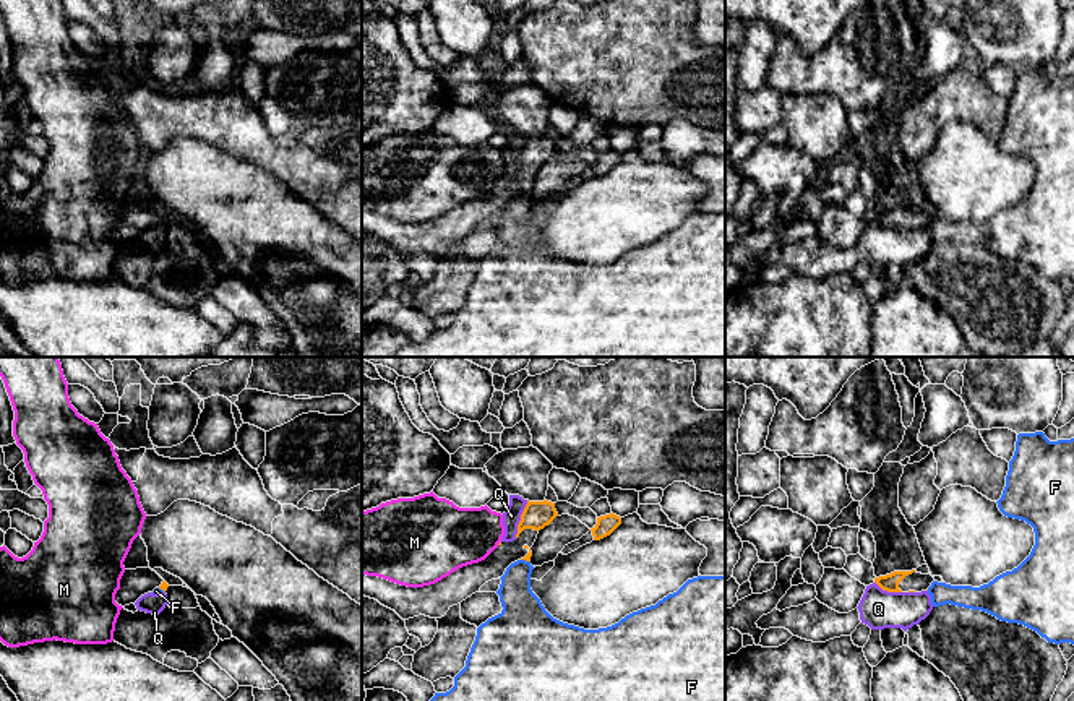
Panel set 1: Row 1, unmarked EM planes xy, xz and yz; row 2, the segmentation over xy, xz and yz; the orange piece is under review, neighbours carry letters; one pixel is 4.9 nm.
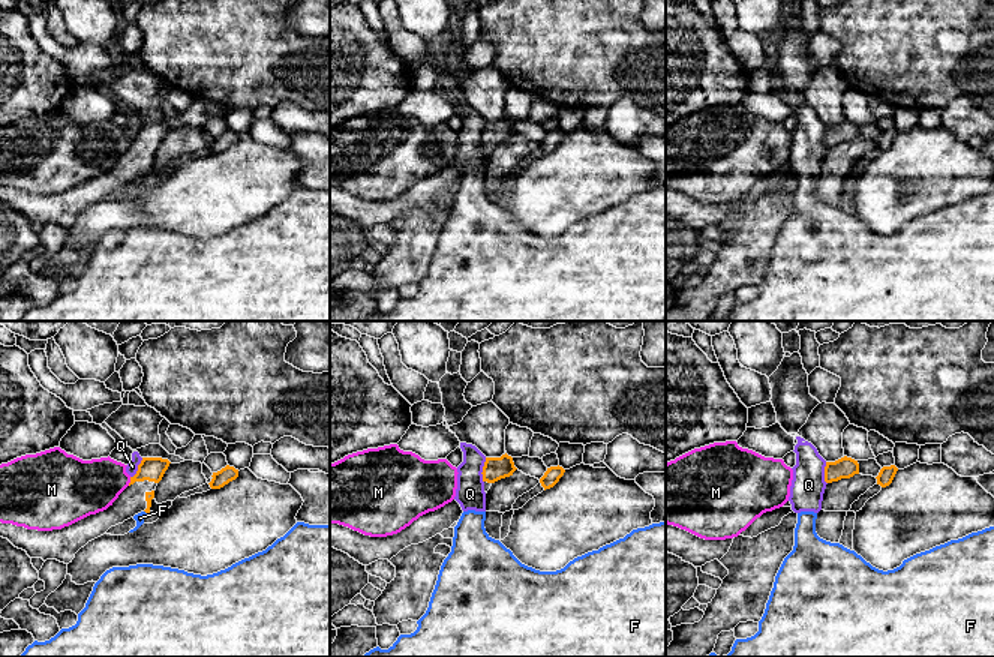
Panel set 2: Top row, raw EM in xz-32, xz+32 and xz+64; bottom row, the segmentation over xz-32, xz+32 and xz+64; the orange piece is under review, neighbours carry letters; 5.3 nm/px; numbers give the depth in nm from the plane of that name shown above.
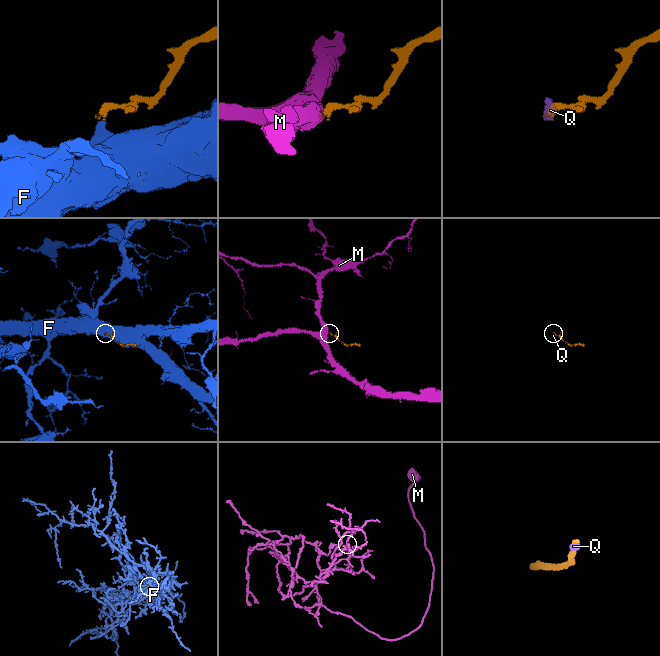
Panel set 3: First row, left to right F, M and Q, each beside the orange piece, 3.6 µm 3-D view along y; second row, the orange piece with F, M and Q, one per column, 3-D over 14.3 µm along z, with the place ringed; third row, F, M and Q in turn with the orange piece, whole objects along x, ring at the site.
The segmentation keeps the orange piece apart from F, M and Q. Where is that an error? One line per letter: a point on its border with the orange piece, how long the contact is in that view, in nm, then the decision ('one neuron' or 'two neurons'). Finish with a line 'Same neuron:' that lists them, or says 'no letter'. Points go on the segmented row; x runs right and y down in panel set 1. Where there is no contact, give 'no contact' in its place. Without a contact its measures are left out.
F: contact xz (526, 560); length 50 nm; two neurons
M: no contact; two neurons
Q: contact xz (521, 520); length 200 nm; two neurons
Same neuron: no letter

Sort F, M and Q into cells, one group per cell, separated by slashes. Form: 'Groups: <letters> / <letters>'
Groups: F Q / M

